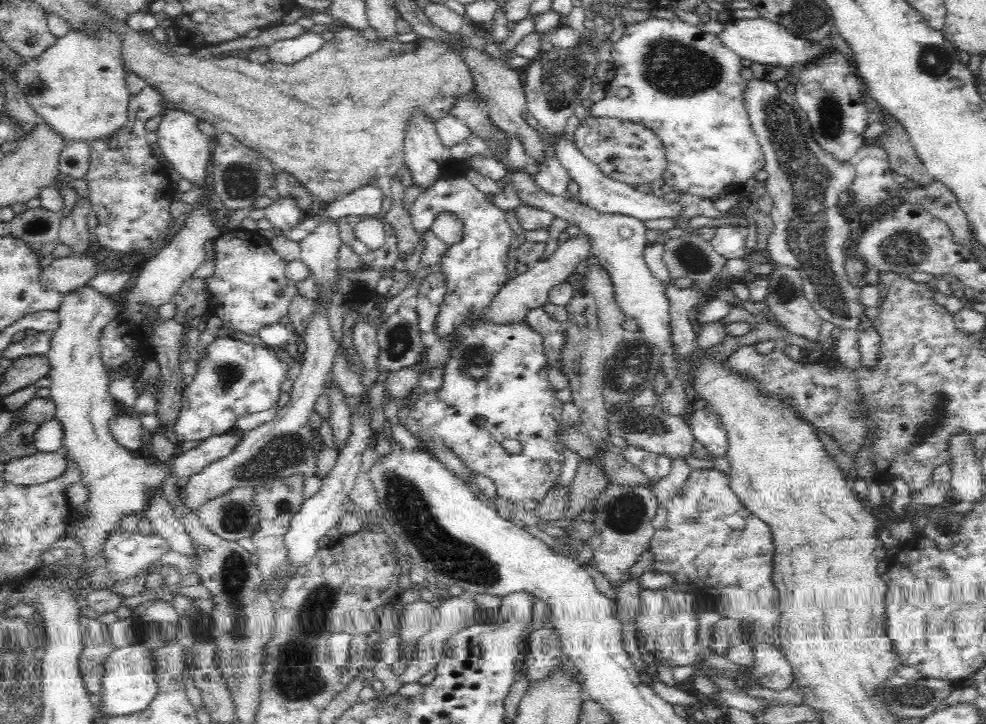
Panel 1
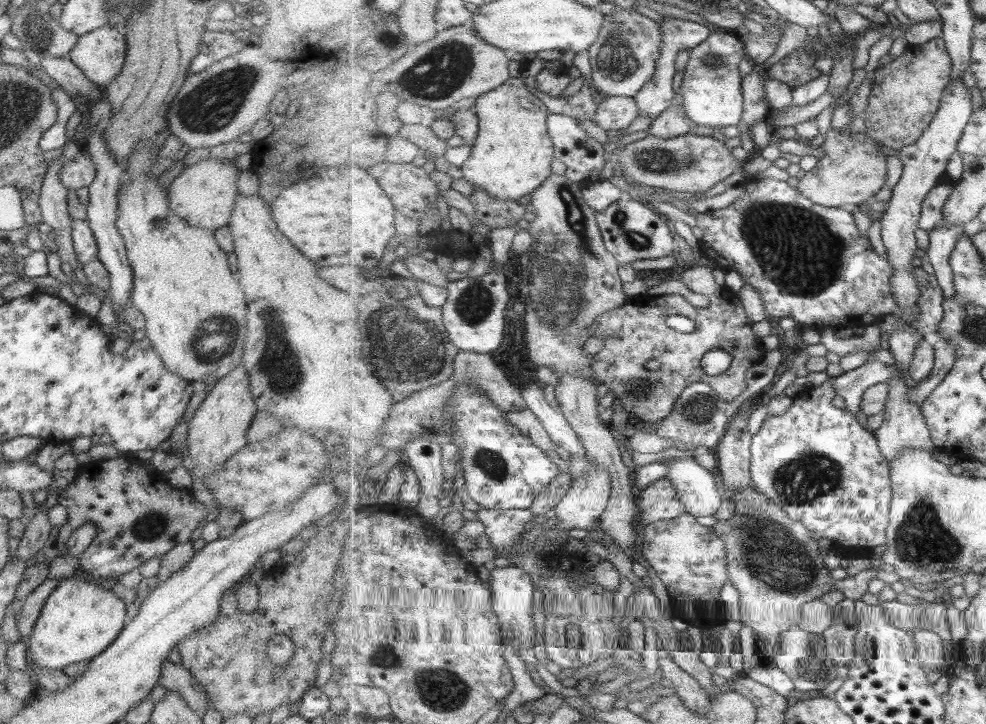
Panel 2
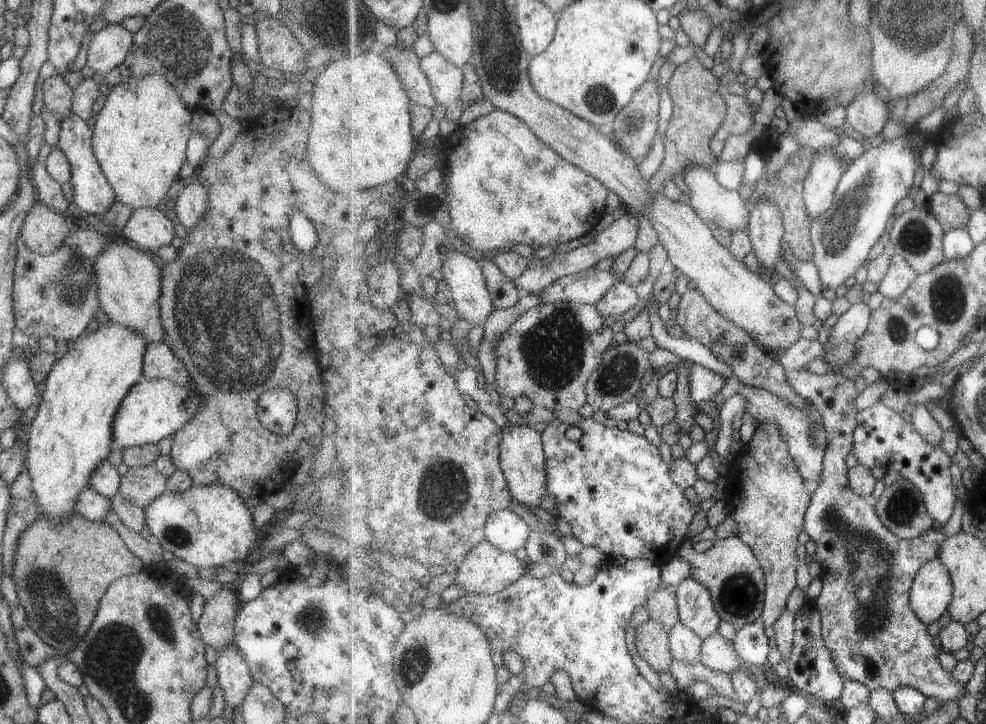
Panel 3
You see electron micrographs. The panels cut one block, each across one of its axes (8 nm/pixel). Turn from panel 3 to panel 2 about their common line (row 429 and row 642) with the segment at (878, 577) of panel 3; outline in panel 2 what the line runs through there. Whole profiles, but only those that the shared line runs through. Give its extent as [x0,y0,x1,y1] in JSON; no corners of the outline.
[822,624,858,666]

